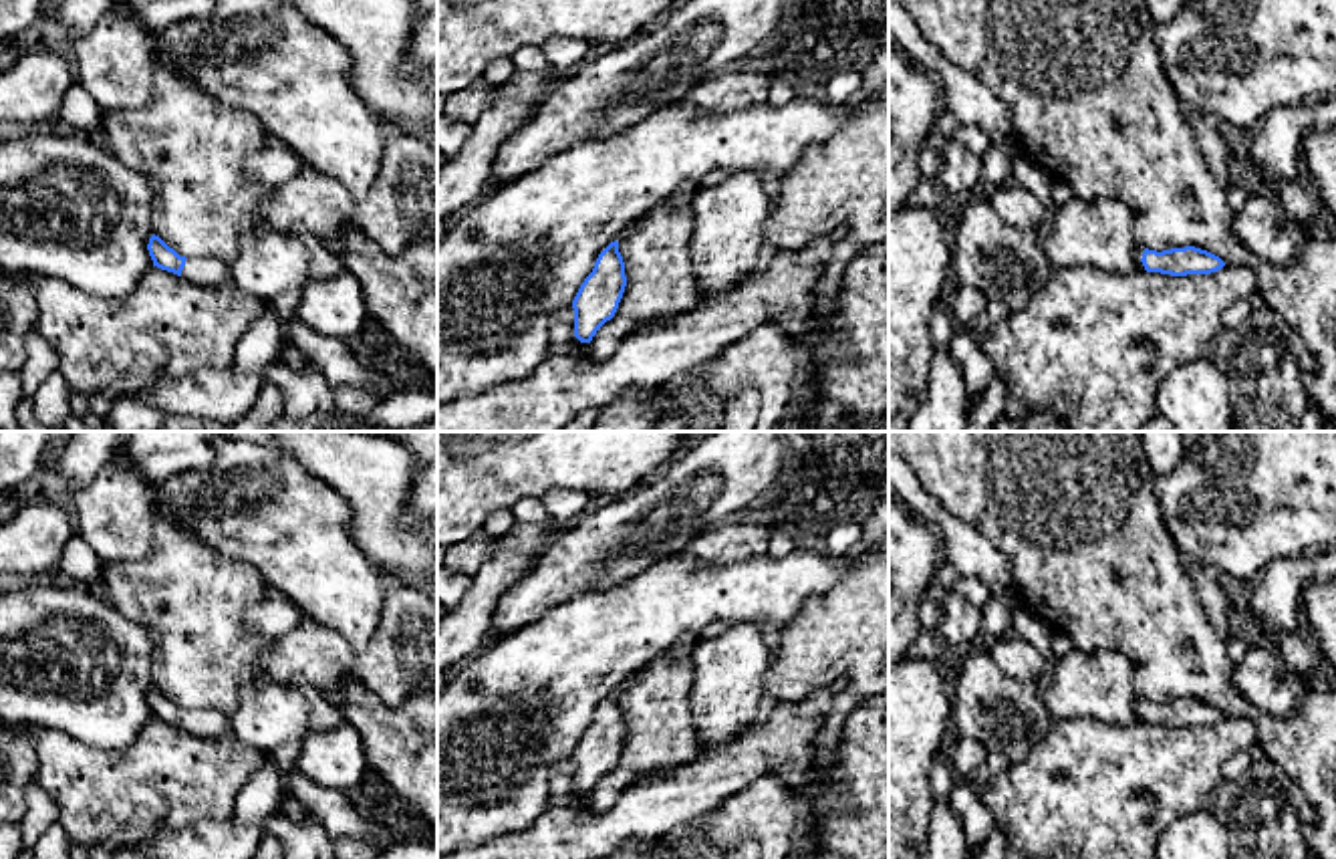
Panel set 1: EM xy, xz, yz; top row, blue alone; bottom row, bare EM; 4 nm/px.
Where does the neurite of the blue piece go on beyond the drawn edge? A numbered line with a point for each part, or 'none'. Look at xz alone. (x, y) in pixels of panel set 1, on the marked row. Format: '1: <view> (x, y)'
none

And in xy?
1: xy (202, 271)

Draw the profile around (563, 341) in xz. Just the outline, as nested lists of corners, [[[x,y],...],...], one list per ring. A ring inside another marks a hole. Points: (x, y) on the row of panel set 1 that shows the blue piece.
[[[572,304],[558,309],[552,315],[550,325],[550,343],[548,343],[548,357],[582,357],[586,355],[588,343],[580,343],[574,337],[574,309]]]

